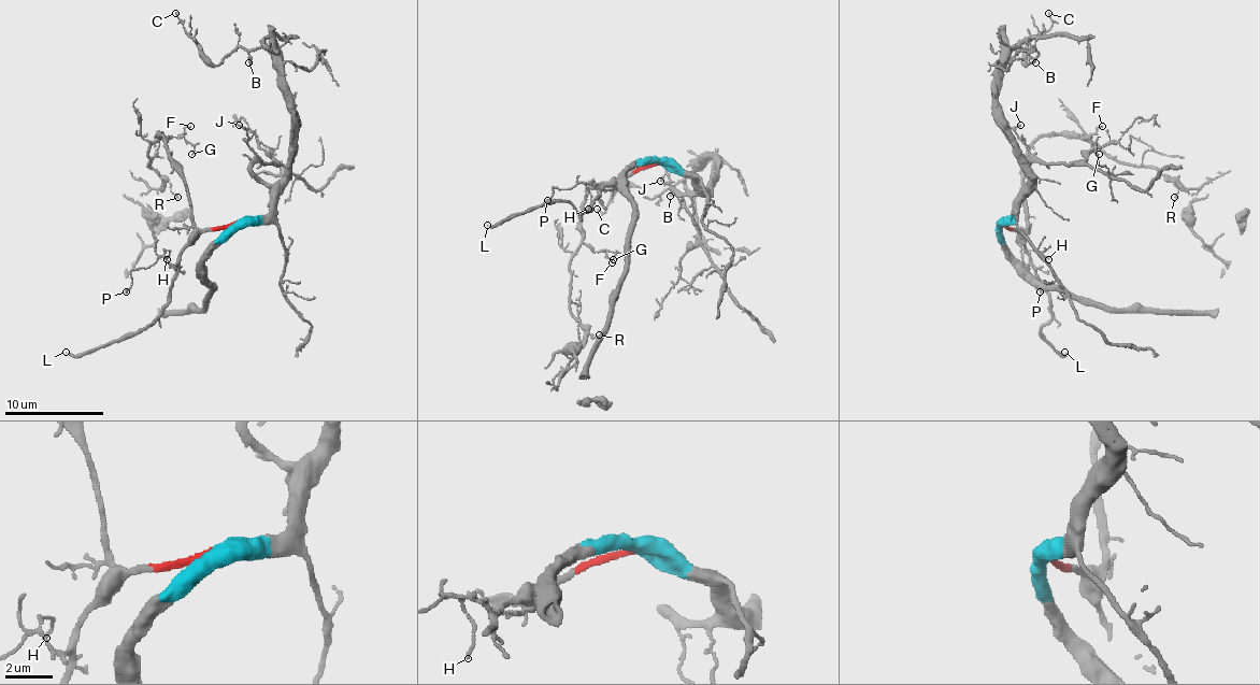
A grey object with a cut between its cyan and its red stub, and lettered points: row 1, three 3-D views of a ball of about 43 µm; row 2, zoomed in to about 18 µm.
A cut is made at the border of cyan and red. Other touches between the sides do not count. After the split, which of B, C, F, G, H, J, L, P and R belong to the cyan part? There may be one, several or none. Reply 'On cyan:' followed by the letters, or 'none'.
On cyan: B, C, J

